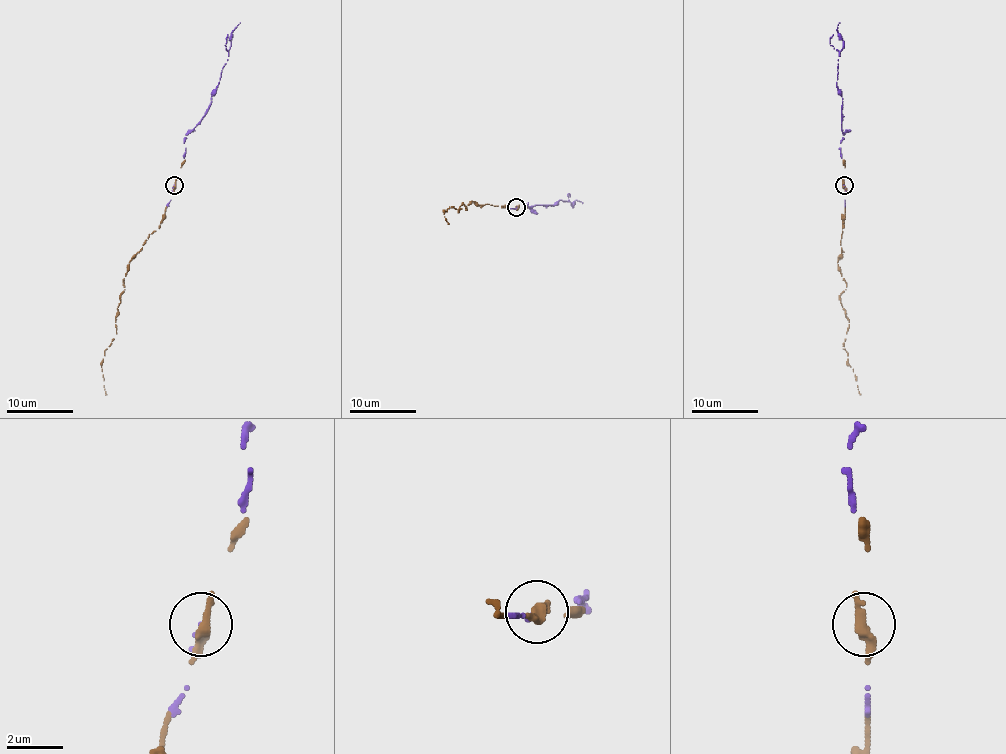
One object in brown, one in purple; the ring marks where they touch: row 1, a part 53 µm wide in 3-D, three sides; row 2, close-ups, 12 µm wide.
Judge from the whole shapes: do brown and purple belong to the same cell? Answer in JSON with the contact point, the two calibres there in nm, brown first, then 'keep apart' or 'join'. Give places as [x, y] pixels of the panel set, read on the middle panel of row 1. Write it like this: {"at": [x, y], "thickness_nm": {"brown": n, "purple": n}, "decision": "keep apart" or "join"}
{"at": [516, 207], "thickness_nm": {"brown": 480, "purple": 100}, "decision": "join"}

